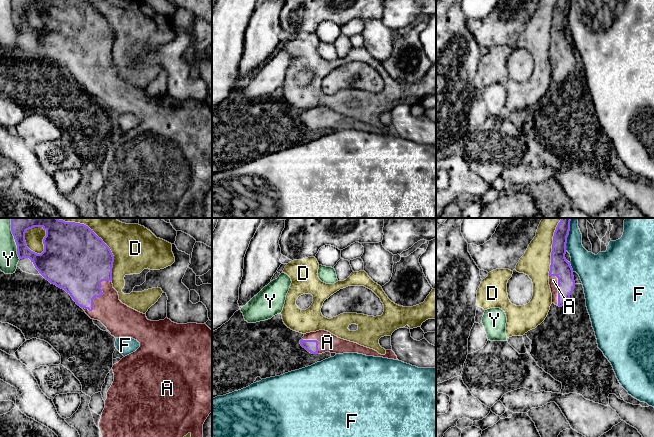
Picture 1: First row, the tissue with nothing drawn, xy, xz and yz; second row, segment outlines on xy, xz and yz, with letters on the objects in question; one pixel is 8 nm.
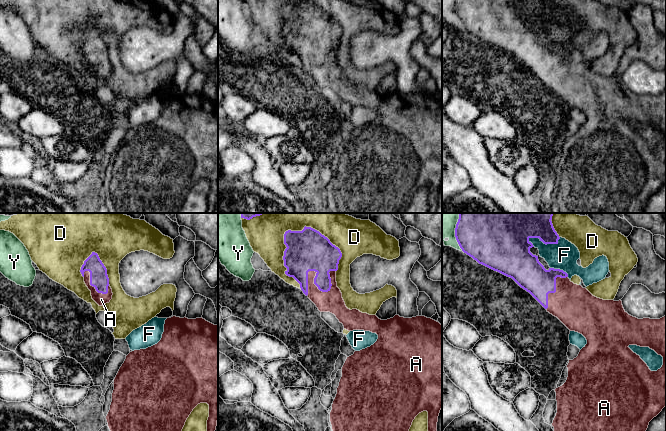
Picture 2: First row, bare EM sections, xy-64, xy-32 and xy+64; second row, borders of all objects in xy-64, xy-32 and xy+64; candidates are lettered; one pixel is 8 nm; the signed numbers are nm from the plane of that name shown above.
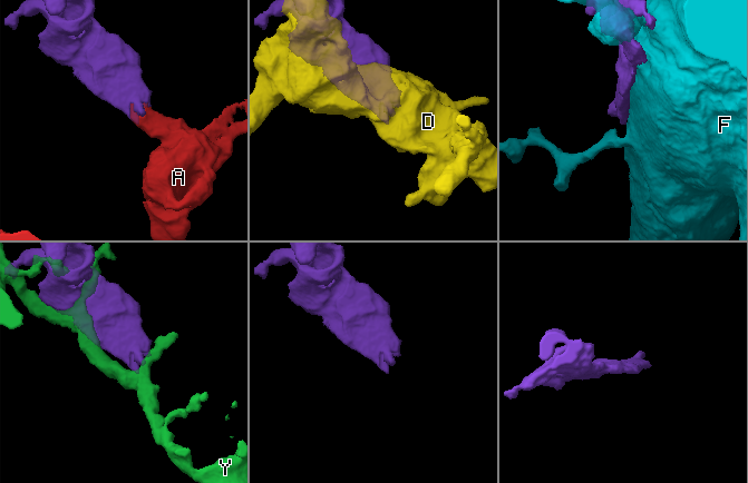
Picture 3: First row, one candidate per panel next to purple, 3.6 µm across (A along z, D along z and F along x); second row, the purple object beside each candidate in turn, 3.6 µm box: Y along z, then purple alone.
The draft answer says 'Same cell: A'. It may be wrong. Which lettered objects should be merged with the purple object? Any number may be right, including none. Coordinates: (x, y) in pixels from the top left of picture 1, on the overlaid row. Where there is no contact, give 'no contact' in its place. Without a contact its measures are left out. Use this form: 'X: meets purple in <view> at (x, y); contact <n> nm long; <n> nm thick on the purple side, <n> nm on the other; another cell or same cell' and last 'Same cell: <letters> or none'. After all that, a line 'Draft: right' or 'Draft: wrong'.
A: meets purple in xy at (97, 296); contact 320 nm long; 380 nm thick on the purple side, 240 nm on the other; same cell
D: meets purple in xy at (100, 238); contact 700 nm long; 500 nm thick on the purple side, 320 nm on the other; another cell
F: meets purple in yz at (568, 234); contact 280 nm long; 130 nm thick on the purple side, 190 nm on the other; another cell
Y: meets purple in xy at (14, 238); contact 340 nm long; 200 nm thick on the purple side, 150 nm on the other; another cell
Same cell: A
Draft: right

